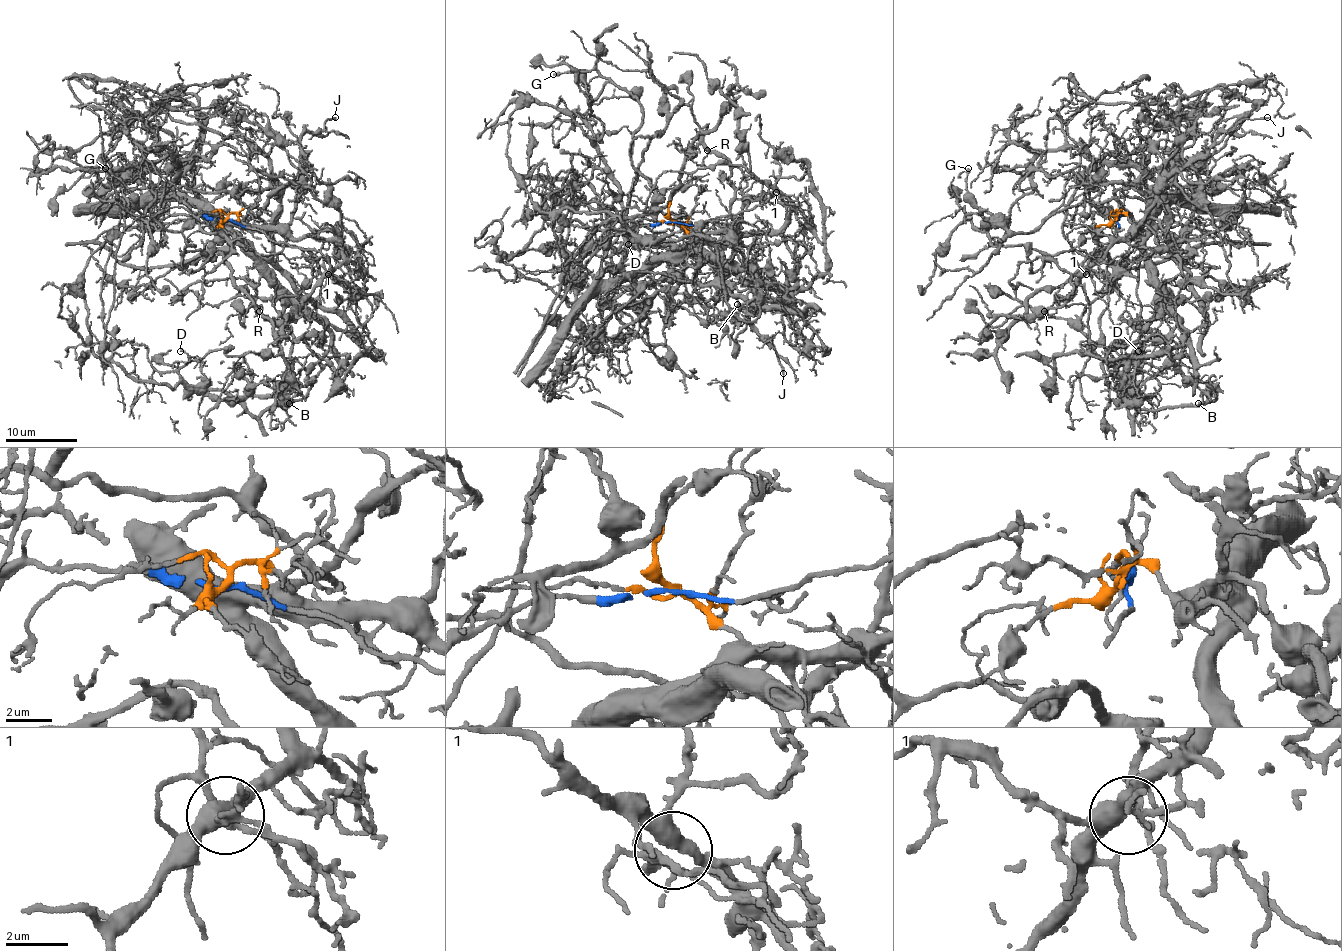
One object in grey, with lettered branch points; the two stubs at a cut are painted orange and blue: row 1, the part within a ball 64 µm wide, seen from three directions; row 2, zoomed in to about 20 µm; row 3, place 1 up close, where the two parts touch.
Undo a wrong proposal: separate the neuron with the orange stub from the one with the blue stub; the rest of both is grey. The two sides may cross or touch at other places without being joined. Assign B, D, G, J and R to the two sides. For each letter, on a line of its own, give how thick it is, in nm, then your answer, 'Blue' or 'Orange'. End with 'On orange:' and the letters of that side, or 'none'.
B: Thickness 180 nm. Orange
D: Thickness 170 nm. Orange
G: Thickness 280 nm. Blue
J: Thickness 220 nm. Orange
R: Thickness 130 nm. Orange
On orange: B, D, J, R

